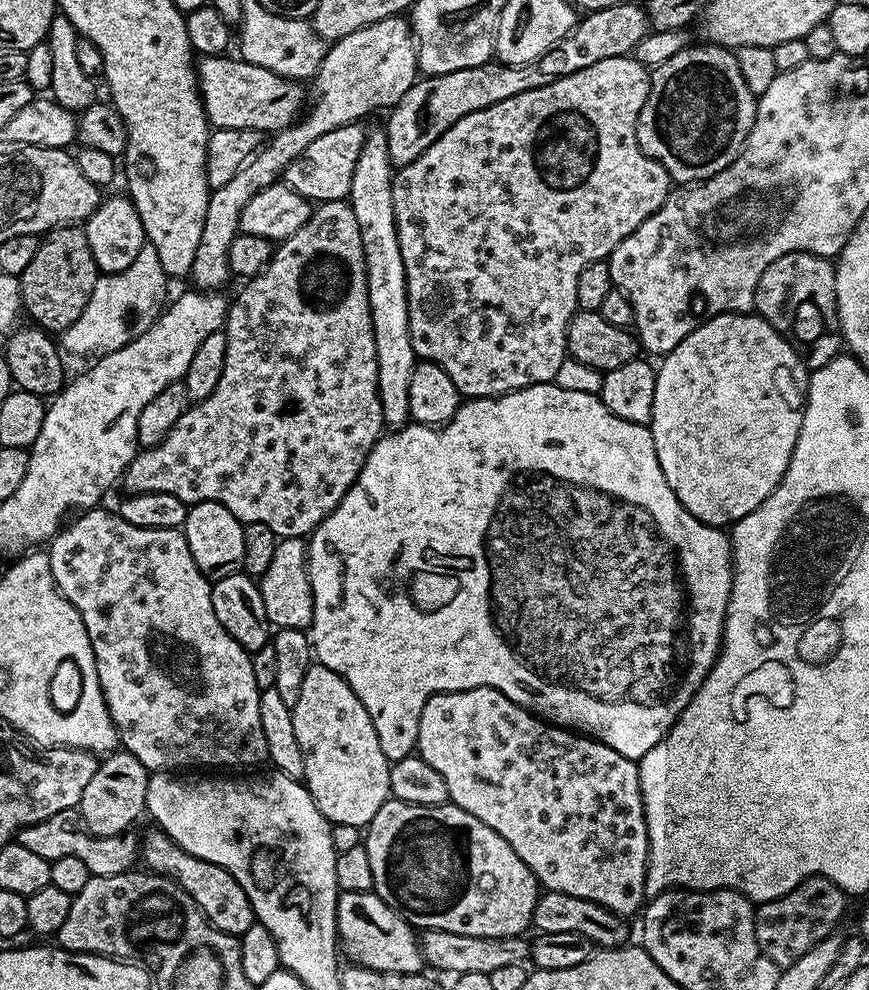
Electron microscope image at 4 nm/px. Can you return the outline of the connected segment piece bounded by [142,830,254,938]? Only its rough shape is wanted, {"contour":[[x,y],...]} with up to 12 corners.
{"contour":[[165,832],[142,836],[142,864],[169,876],[219,932],[254,923],[246,890]]}

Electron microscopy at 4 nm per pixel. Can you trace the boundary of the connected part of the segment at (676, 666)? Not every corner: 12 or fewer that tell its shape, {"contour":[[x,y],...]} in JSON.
{"contour":[[531,384],[381,435],[315,659],[389,762],[440,692],[640,761],[732,541]]}

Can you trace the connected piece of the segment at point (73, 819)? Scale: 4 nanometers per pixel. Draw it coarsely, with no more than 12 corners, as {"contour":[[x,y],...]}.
{"contour":[[76,808],[27,824],[18,842],[49,862],[82,858],[92,876],[138,860],[132,834],[95,836]]}

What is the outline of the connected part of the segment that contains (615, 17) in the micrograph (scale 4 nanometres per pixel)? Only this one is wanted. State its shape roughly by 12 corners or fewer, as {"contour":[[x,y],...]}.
{"contour":[[647,11],[581,15],[537,60],[417,79],[382,128],[397,169],[466,114],[635,53]]}

